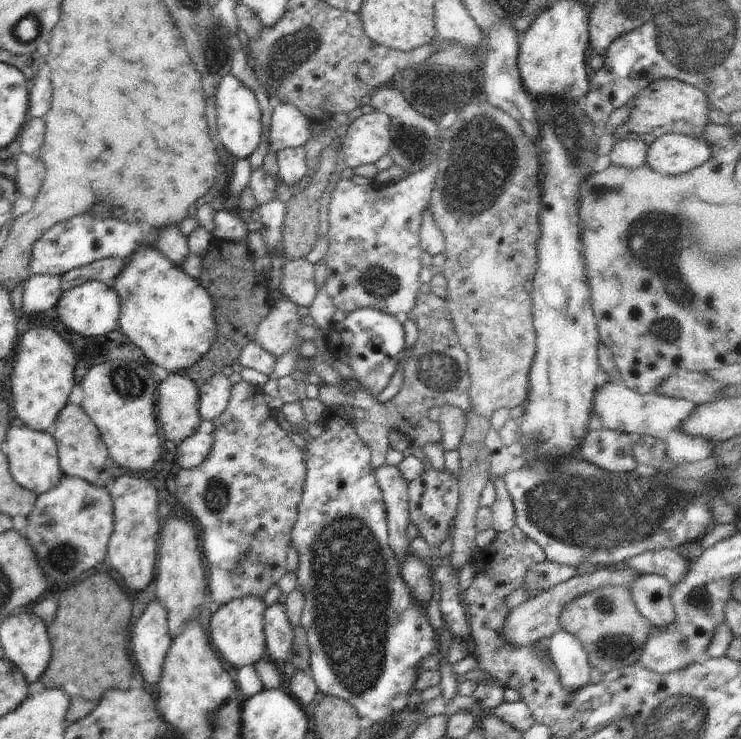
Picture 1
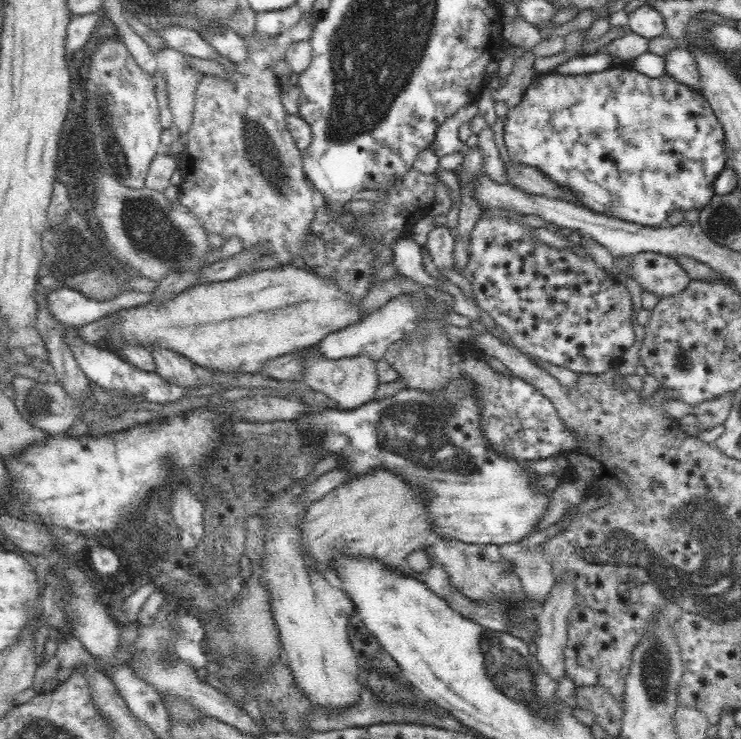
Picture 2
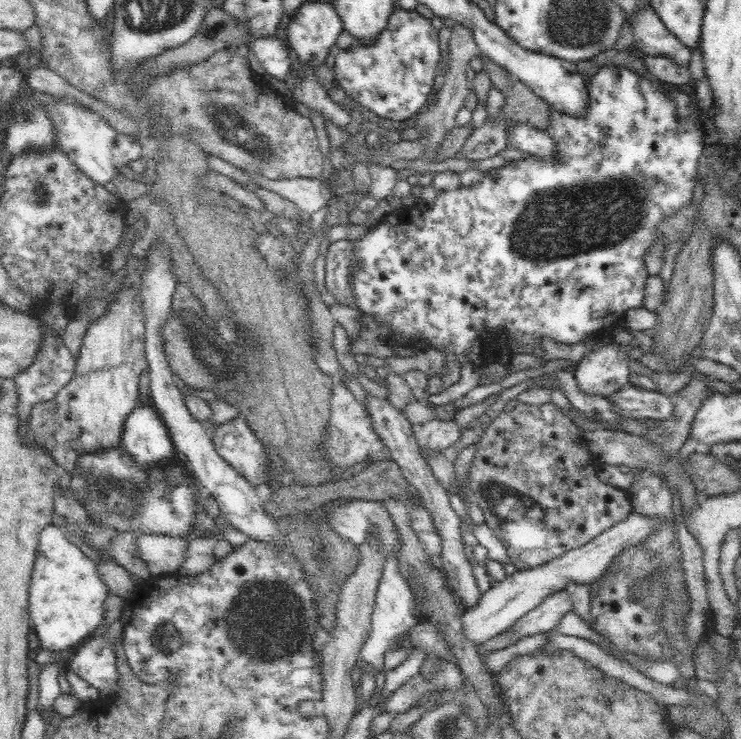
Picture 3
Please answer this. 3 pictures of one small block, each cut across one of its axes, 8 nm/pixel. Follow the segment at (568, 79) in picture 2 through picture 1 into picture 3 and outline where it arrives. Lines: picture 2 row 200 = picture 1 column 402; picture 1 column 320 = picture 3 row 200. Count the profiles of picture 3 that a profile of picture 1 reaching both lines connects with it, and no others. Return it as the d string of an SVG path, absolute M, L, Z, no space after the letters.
M602 66L598 72L591 78L589 84L586 85L589 101L588 106L585 108L585 113L579 117L574 117L566 113L561 113L556 110L554 107L551 107L551 119L549 120L549 127L547 128L547 133L553 138L553 142L556 143L557 153L553 157L548 157L542 159L540 155L530 155L528 158L522 158L517 161L512 161L503 167L494 169L490 173L484 173L483 177L472 186L460 186L456 190L441 190L434 200L434 204L431 207L428 207L428 210L422 214L422 220L424 220L424 228L420 229L420 224L416 224L416 208L407 208L400 211L394 211L384 217L380 222L376 224L375 228L372 228L366 236L363 236L360 240L354 242L354 257L353 261L353 275L352 275L352 291L354 291L354 297L356 297L357 308L363 312L363 315L370 315L376 318L378 321L381 321L389 328L391 328L391 333L388 336L389 343L394 345L396 343L398 335L406 337L408 341L407 346L411 348L424 347L426 344L435 348L438 351L451 351L455 356L457 356L458 361L461 366L465 363L473 364L473 362L468 358L466 352L474 347L475 343L481 346L481 352L483 354L484 363L489 362L490 358L495 358L499 360L499 363L508 362L512 356L515 354L512 352L512 348L508 346L509 341L514 342L514 346L517 344L524 344L530 349L540 349L540 337L548 337L553 339L558 343L565 345L574 345L581 341L584 341L587 337L592 336L594 332L598 330L604 330L604 328L616 328L616 324L620 320L625 320L625 312L631 308L640 308L643 306L644 300L644 286L646 286L646 280L649 278L648 272L646 271L646 264L644 262L644 256L646 252L650 250L650 247L657 240L659 236L662 236L658 231L658 226L661 224L663 219L668 219L673 215L676 215L680 212L680 209L684 206L691 204L694 194L694 188L698 184L699 173L698 173L698 158L704 153L704 134L700 130L700 122L698 121L698 102L693 97L693 95L686 94L674 86L666 84L664 90L658 89L658 86L644 74L638 74L629 70L625 67L616 67L616 66Z

